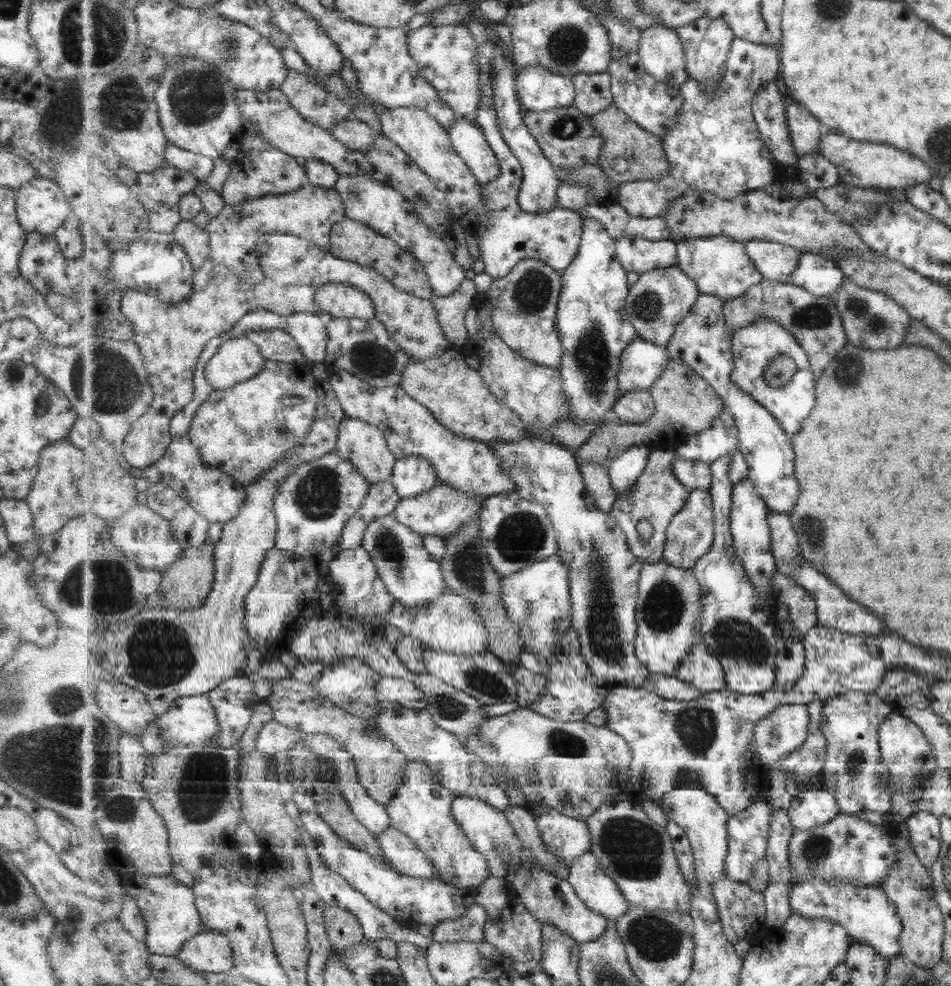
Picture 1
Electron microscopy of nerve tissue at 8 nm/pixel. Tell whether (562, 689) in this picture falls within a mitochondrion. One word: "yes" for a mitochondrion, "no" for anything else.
no

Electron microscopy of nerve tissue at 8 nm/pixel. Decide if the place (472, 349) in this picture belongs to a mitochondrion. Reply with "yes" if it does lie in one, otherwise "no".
no

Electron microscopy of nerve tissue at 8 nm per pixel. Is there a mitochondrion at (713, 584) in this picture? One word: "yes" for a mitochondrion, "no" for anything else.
no

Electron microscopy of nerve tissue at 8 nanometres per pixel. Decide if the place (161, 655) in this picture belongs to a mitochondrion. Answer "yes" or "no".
yes

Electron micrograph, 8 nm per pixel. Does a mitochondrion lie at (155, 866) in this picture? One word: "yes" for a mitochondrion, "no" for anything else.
no

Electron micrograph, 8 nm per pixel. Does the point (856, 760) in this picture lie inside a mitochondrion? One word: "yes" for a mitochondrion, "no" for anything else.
yes

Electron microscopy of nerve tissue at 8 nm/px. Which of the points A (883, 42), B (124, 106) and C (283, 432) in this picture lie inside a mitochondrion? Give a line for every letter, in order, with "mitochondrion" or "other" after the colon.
A: other
B: mitochondrion
C: mitochondrion

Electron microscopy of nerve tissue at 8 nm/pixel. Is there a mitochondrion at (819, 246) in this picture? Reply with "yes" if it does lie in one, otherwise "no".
no

